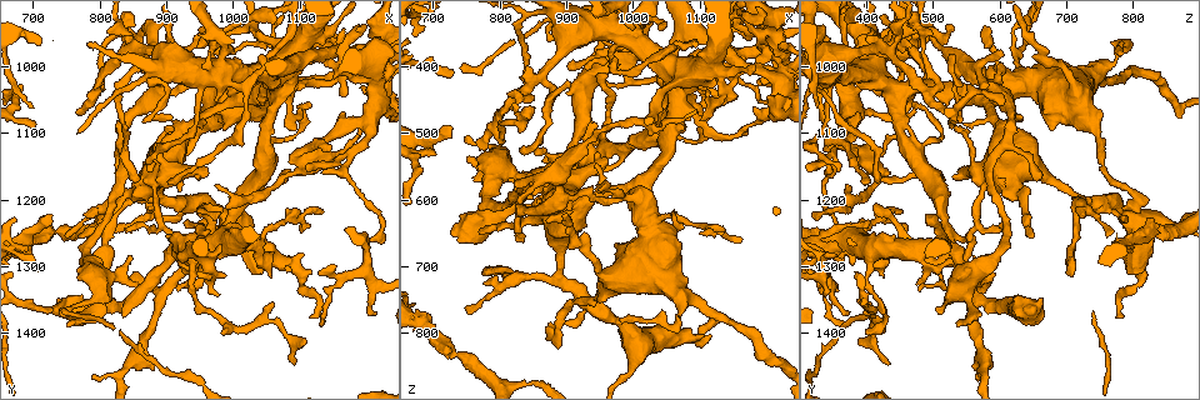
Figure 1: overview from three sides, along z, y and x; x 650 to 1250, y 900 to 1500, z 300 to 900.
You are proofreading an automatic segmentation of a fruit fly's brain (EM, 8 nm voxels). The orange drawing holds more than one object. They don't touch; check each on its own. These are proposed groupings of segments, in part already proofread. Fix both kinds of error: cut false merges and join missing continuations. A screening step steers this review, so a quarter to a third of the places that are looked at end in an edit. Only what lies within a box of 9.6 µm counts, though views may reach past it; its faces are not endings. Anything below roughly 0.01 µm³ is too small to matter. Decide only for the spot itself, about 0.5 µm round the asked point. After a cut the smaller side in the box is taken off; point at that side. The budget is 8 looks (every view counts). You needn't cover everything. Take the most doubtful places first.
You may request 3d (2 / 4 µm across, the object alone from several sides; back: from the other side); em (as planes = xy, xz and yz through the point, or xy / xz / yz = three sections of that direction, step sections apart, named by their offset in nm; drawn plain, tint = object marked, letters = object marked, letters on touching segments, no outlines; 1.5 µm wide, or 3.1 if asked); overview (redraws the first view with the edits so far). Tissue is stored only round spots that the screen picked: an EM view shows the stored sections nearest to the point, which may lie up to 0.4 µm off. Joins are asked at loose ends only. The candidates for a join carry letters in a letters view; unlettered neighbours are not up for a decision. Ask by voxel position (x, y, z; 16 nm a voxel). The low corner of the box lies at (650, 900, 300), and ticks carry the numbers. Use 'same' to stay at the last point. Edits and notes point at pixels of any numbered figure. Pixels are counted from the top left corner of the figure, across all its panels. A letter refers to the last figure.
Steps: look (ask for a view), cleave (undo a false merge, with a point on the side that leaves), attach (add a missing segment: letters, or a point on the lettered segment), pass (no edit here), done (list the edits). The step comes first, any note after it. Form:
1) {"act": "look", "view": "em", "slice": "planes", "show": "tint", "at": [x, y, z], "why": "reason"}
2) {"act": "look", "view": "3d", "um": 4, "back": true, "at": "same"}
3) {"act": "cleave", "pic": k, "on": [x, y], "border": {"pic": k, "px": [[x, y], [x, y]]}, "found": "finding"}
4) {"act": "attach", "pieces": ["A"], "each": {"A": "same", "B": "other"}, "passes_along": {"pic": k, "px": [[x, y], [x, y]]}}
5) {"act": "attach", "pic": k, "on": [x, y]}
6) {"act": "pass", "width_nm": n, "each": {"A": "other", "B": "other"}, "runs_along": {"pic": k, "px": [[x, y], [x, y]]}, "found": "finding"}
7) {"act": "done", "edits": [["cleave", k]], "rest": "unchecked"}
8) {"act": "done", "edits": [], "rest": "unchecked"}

{"act": "look", "view": "3d", "um": 2, "at": [930, 1205, 750], "why": "abrupt turn"}

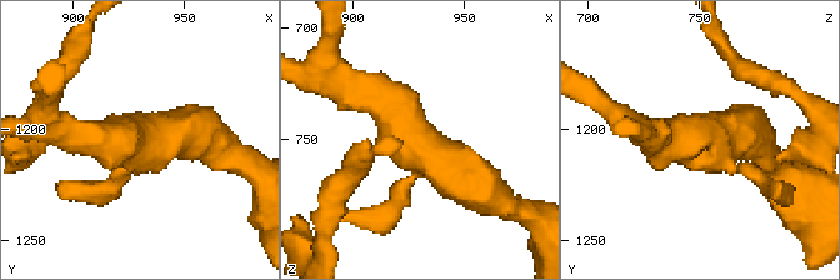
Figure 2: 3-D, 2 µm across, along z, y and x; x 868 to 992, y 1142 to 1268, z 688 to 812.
{"act": "look", "view": "em", "slice": "xz", "step": 8, "show": "letters", "at": [930, 1205, 752]}

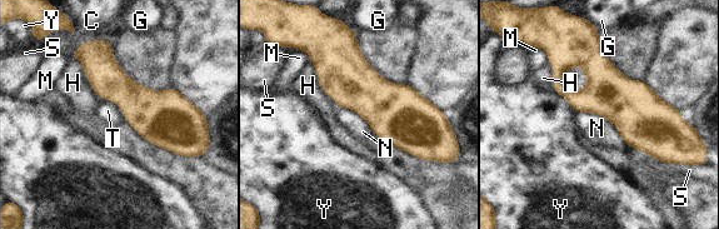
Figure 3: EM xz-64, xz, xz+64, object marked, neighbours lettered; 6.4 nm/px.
{"act": "pass", "each": {"C": "other", "G": "other", "H": "other", "M": "other", "N": "other", "S": "other", "T": "other", "Y": "other"}, "runs_along": {"pic": 3, "px": [[538, 43], [669, 111]]}, "found": "all the same cell"}

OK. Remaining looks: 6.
{"act": "look", "view": "em", "slice": "planes", "show": "plain", "at": [950, 1165, 525], "why": "an open end"}

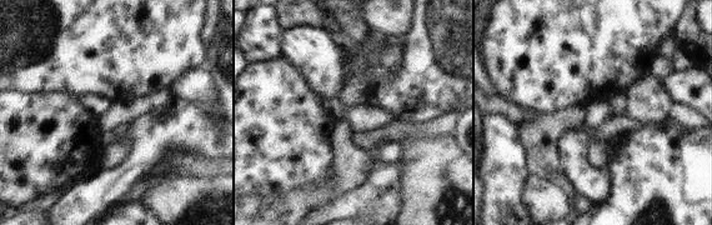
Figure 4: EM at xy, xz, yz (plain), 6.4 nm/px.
{"act": "look", "view": "em", "slice": "planes", "show": "letters", "at": "same", "why": "what lies round it"}

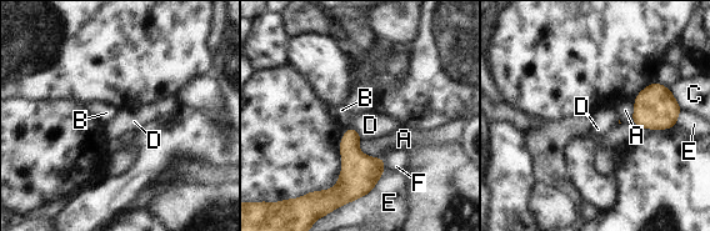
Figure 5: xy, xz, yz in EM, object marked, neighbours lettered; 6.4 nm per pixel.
{"act": "pass", "each": {"A": "other", "B": "other", "C": "other", "D": "other", "E": "other", "F": "other"}, "border": {"pic": 5, "px": [[354, 126], [361, 137]]}, "found": "none of them fits"}

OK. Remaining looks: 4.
{"act": "look", "view": "3d", "um": 2, "at": [765, 1075, 520], "why": "branch stops here"}

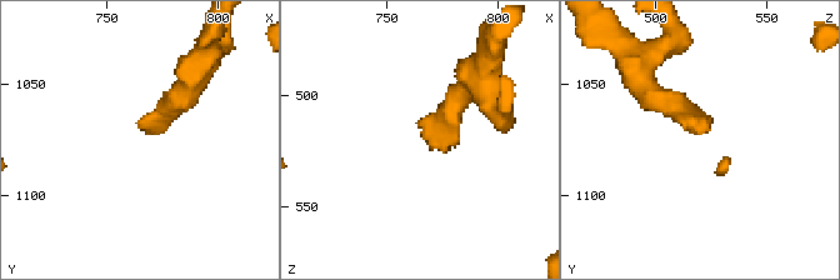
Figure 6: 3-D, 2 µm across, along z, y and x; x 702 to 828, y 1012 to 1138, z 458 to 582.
{"act": "look", "view": "em", "slice": "planes", "show": "letters", "at": [768, 1073, 520]}

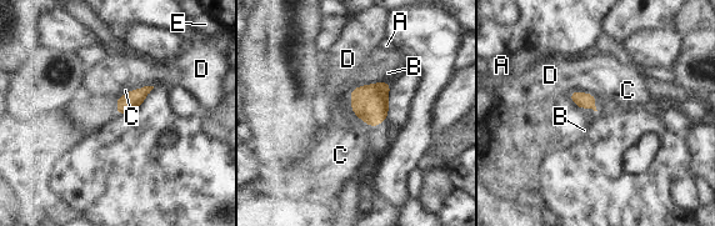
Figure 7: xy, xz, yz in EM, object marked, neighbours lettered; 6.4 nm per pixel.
{"act": "pass", "each": {"A": "other", "B": "other", "C": "other", "D": "other", "E": "other"}, "border": {"pic": 7, "px": [[390, 83], [378, 81], [374, 84]]}, "found": "no lettered segment goes on from it"}

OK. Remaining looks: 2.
{"act": "done", "edits": [], "rest": "unchecked"}

